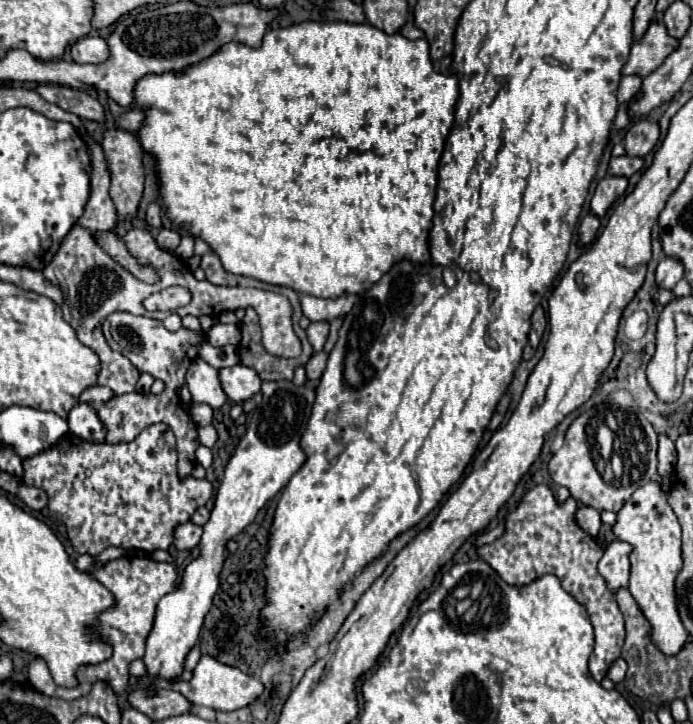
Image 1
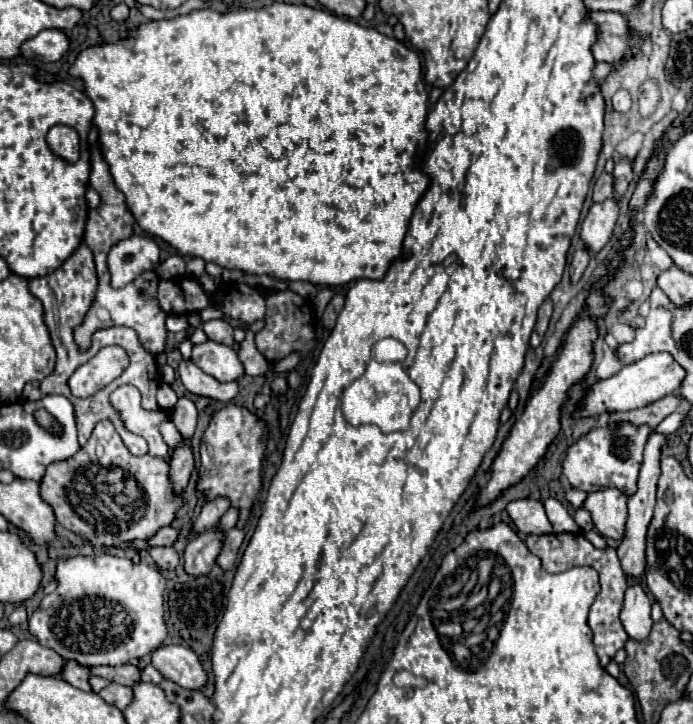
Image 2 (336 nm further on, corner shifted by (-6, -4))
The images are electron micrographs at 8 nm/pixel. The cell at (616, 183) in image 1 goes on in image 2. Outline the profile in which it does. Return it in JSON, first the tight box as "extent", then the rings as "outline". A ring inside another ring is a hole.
{"extent":[581,198,619,254],"outline":[[[613,198],[591,206],[589,214],[581,224],[581,240],[585,242],[591,254],[597,254],[609,242],[617,216],[619,216],[619,206]]]}

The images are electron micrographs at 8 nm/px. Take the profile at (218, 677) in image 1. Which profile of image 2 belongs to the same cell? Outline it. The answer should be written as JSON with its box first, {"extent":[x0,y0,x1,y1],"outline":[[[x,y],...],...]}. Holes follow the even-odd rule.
{"extent":[151,646,207,690],"outline":[[[159,646],[151,654],[151,664],[175,684],[187,690],[201,690],[207,684],[207,672],[199,656],[185,646]]]}

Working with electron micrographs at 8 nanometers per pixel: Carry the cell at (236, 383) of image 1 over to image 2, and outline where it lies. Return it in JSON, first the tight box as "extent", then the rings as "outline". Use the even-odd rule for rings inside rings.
{"extent":[191,340,245,382],"outline":[[[207,340],[205,344],[193,346],[191,360],[209,376],[223,380],[223,382],[235,382],[245,376],[243,364],[237,356],[237,352],[225,344],[217,344],[213,340]]]}

